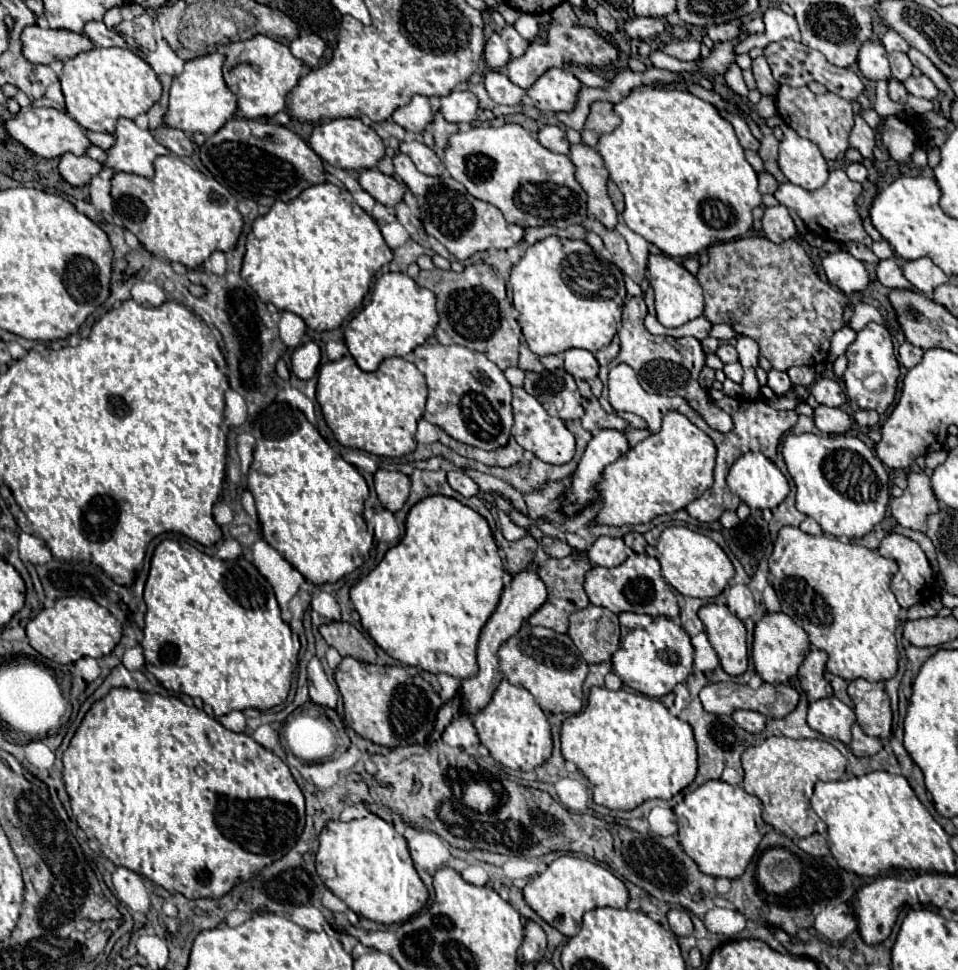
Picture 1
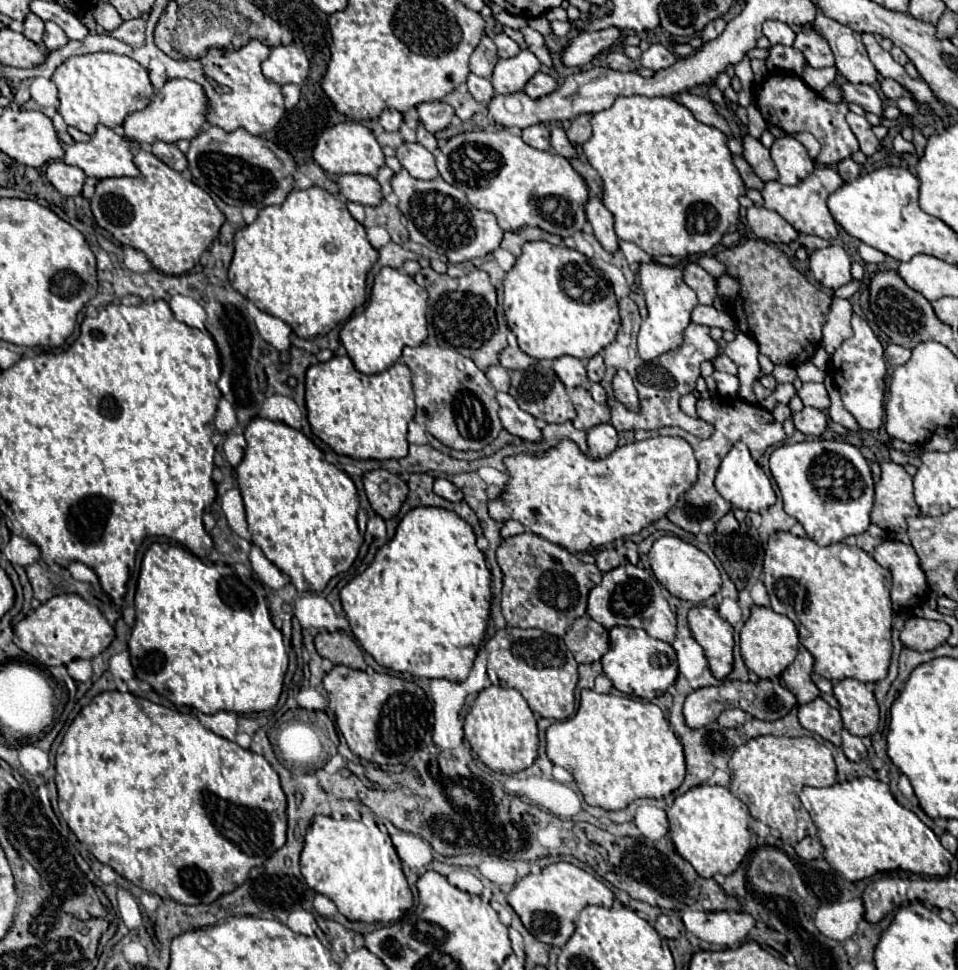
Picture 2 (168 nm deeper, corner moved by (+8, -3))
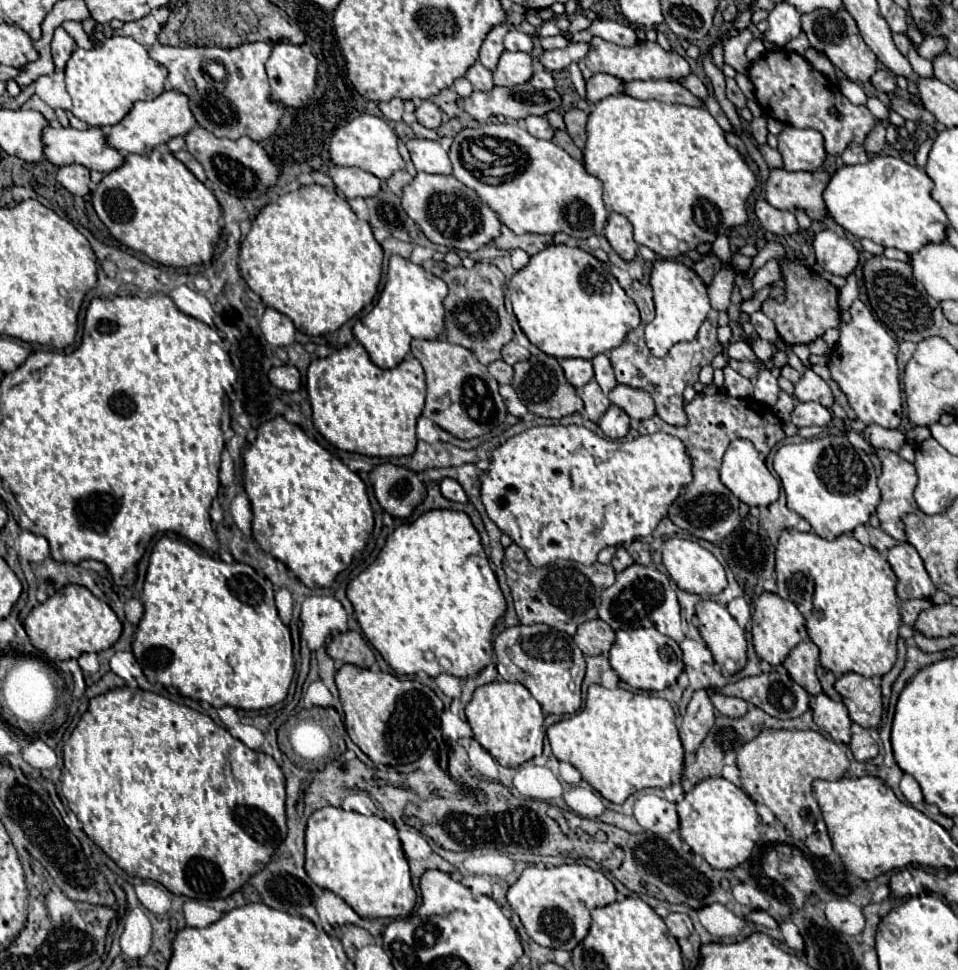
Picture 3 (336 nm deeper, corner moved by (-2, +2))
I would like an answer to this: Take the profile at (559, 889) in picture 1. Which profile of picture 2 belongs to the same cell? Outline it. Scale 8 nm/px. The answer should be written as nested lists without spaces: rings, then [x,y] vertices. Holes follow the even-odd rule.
[[[554,863],[544,867],[538,875],[530,873],[522,877],[514,889],[508,893],[506,901],[512,905],[516,915],[520,917],[522,925],[540,941],[550,947],[564,947],[570,935],[576,929],[576,917],[578,913],[588,905],[600,905],[600,907],[612,907],[614,895],[612,891],[594,875],[586,873],[584,869],[572,865],[572,863]]]

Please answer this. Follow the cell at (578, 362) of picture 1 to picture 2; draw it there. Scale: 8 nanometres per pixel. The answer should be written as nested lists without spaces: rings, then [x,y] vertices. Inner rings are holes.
[[[568,355],[558,357],[558,359],[554,359],[552,369],[556,371],[558,379],[560,379],[568,389],[586,383],[586,367],[584,367],[584,361],[576,359],[576,357],[568,357]]]

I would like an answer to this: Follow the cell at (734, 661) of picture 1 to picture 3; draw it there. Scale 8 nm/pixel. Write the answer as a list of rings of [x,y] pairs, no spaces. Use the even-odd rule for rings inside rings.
[[[702,600],[696,604],[696,618],[698,630],[722,674],[732,676],[740,672],[746,666],[748,642],[744,630],[730,616],[728,608],[714,600]]]

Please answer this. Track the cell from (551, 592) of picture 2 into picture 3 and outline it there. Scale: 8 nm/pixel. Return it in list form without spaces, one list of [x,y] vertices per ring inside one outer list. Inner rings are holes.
[[[510,544],[506,548],[502,568],[508,578],[508,586],[514,598],[514,608],[520,618],[520,624],[542,622],[570,636],[582,622],[596,618],[600,606],[600,594],[604,588],[614,584],[616,576],[610,564],[600,562],[584,566],[572,560],[556,560],[544,568],[536,568],[530,564],[530,560],[524,556],[524,550],[518,544]]]

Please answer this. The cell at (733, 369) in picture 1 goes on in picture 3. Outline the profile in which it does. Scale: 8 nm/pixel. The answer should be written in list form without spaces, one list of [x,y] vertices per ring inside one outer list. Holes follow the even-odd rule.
[[[730,366],[724,368],[724,392],[734,396],[734,398],[752,398],[754,394],[754,384],[752,380],[740,376],[736,370],[732,370]]]

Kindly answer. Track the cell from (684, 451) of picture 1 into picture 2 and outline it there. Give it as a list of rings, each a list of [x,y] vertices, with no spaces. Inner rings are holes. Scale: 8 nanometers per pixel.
[[[652,437],[616,447],[608,457],[594,459],[580,451],[572,439],[562,439],[540,455],[518,453],[504,457],[508,473],[506,489],[500,497],[488,501],[488,515],[494,521],[520,521],[530,533],[564,547],[568,553],[582,553],[600,549],[614,539],[630,537],[640,533],[650,523],[662,519],[666,511],[676,505],[678,497],[690,489],[698,475],[698,463],[690,445],[680,437]]]

